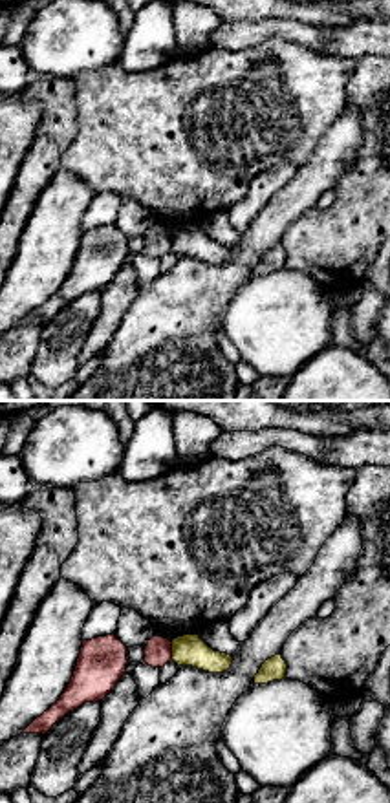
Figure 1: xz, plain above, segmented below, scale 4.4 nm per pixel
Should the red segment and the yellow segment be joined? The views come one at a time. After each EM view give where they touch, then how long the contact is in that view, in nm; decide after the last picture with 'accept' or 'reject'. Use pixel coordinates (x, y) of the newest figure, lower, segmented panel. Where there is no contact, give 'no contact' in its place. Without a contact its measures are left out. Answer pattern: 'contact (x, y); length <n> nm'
contact (171, 652); length 80 nm

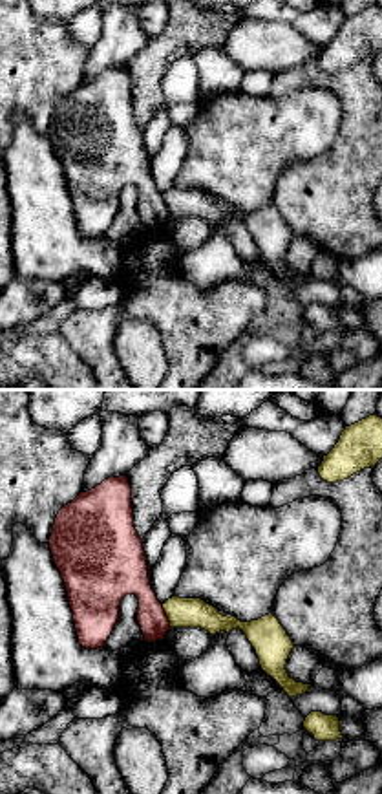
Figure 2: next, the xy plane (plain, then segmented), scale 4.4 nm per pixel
contact (165, 615); length 110 nm

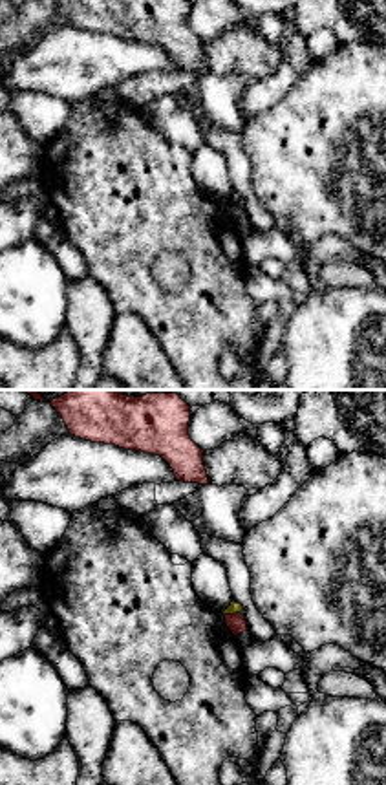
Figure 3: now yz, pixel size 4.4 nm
contact (235, 613); length 80 nm

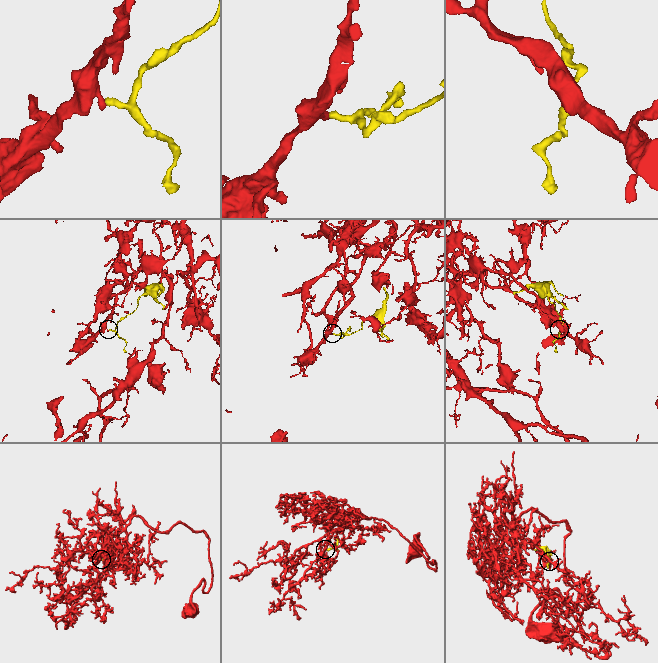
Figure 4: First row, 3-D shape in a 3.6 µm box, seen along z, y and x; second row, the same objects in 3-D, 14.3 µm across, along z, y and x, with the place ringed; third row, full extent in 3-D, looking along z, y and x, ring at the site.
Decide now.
reject

